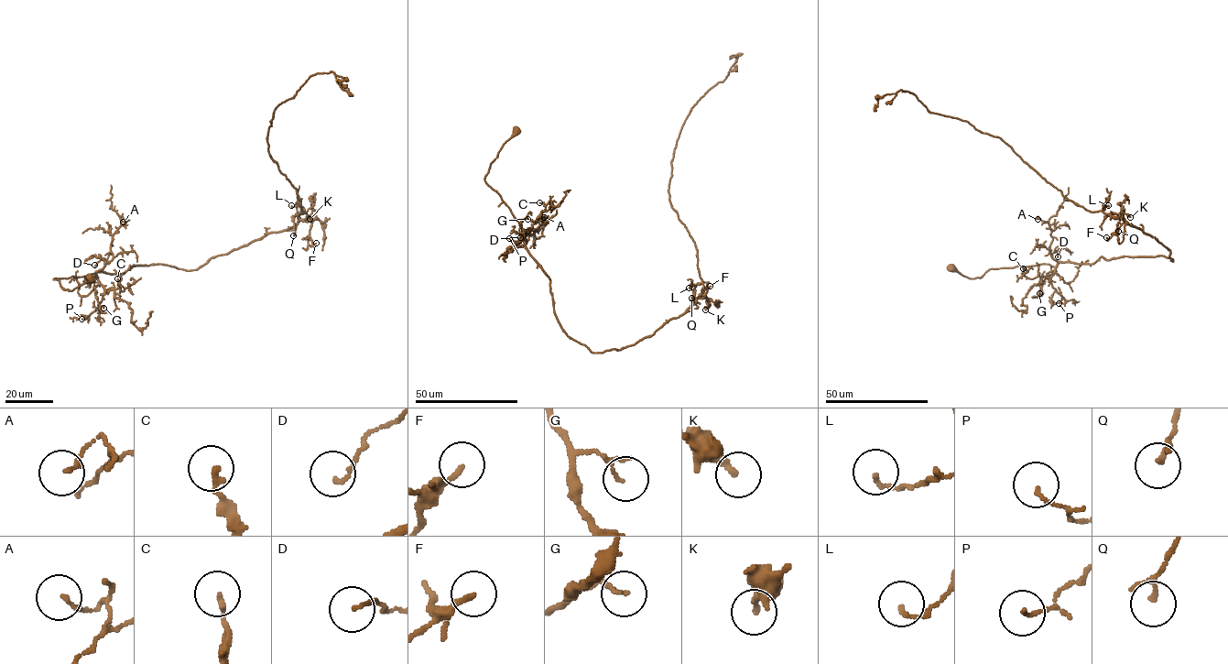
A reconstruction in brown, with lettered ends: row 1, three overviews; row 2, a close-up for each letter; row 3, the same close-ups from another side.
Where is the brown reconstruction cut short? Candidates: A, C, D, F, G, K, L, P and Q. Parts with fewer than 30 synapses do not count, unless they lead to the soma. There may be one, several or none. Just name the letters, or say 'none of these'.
none of these

